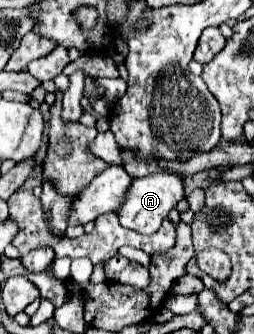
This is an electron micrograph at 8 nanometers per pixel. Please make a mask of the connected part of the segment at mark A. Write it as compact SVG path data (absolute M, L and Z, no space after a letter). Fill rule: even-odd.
M149 175L135 179L129 189L129 197L125 205L119 209L119 221L123 227L133 229L141 235L153 235L181 199L185 199L185 185L183 179L177 175Z

